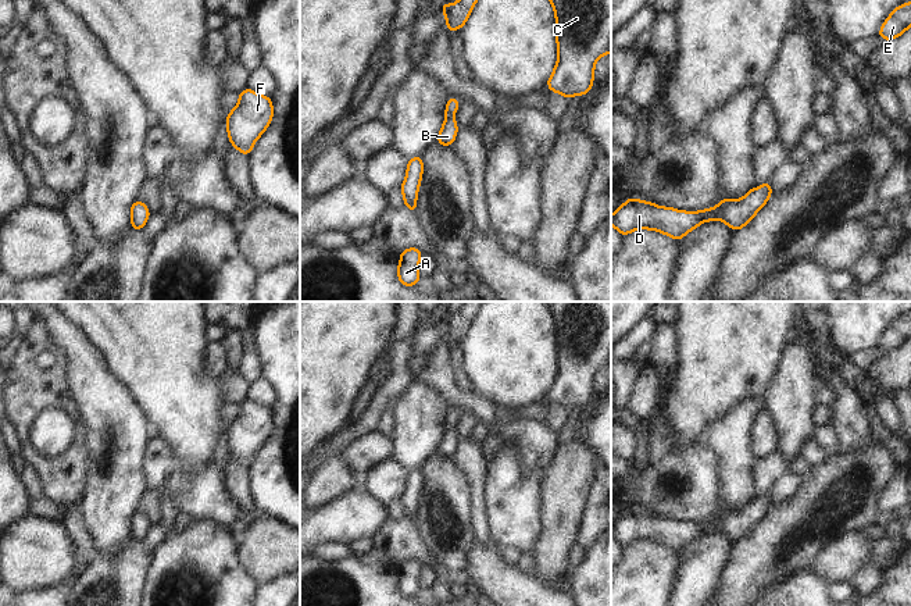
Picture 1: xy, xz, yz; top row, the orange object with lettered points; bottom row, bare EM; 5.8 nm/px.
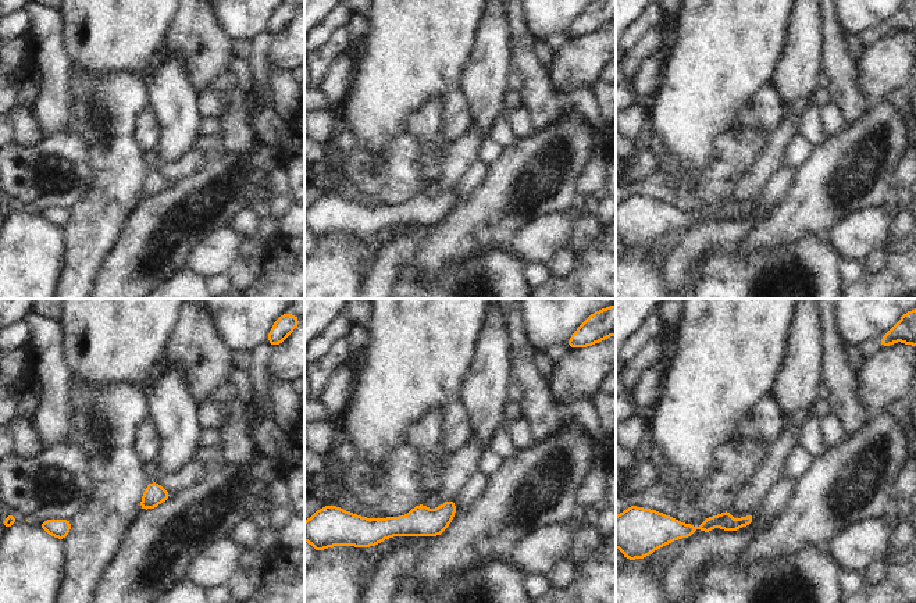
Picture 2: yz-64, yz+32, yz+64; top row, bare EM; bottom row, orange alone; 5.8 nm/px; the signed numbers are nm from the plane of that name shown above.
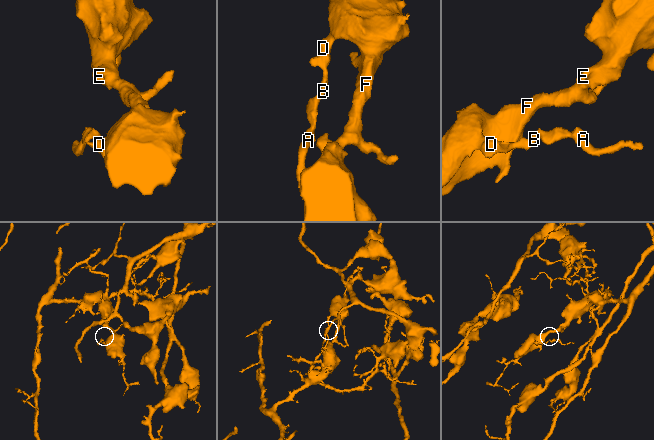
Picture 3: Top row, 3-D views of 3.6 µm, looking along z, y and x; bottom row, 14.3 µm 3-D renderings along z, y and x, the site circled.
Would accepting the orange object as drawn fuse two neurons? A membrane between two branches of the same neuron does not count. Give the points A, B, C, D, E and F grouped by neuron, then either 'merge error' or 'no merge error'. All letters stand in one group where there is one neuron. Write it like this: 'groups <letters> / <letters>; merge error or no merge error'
groups A B C D E F; no merge error

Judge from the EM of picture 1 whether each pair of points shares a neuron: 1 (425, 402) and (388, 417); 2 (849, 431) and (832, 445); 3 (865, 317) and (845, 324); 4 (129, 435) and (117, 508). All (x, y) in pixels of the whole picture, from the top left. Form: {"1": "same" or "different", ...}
{"1": "different", "2": "different", "3": "same", "4": "same"}

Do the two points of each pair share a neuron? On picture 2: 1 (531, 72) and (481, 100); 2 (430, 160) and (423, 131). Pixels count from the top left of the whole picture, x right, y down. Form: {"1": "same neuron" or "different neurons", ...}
{"1": "different neurons", "2": "same neuron"}

